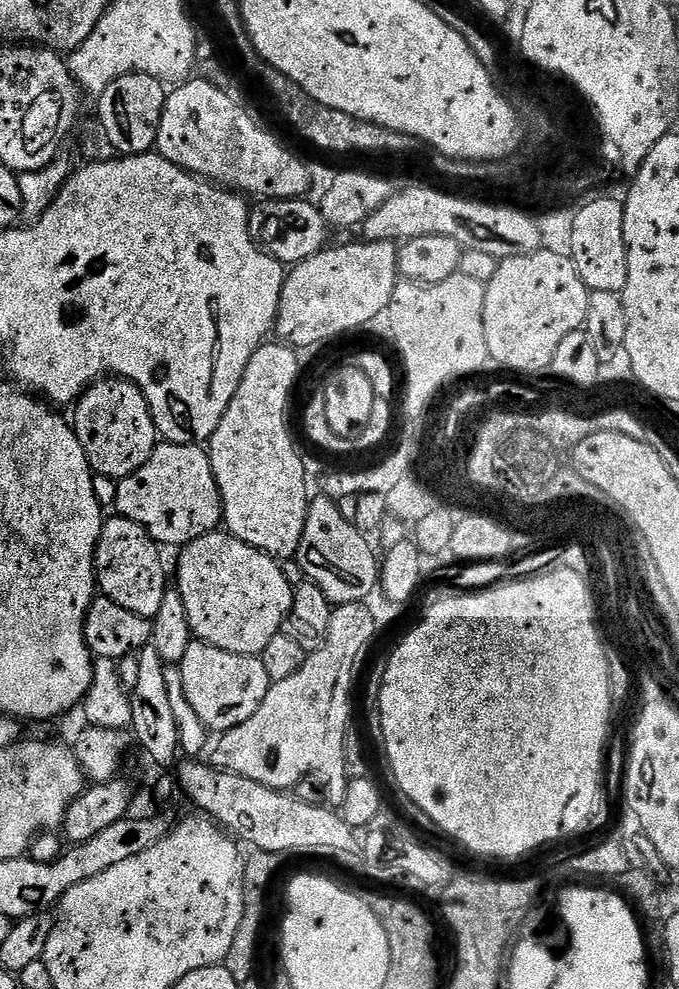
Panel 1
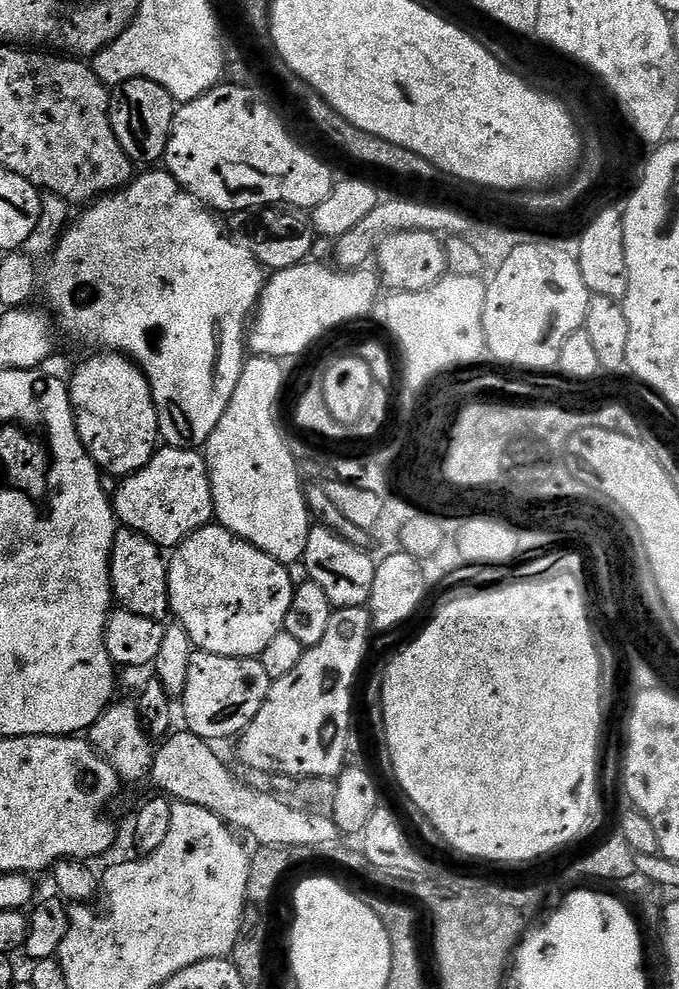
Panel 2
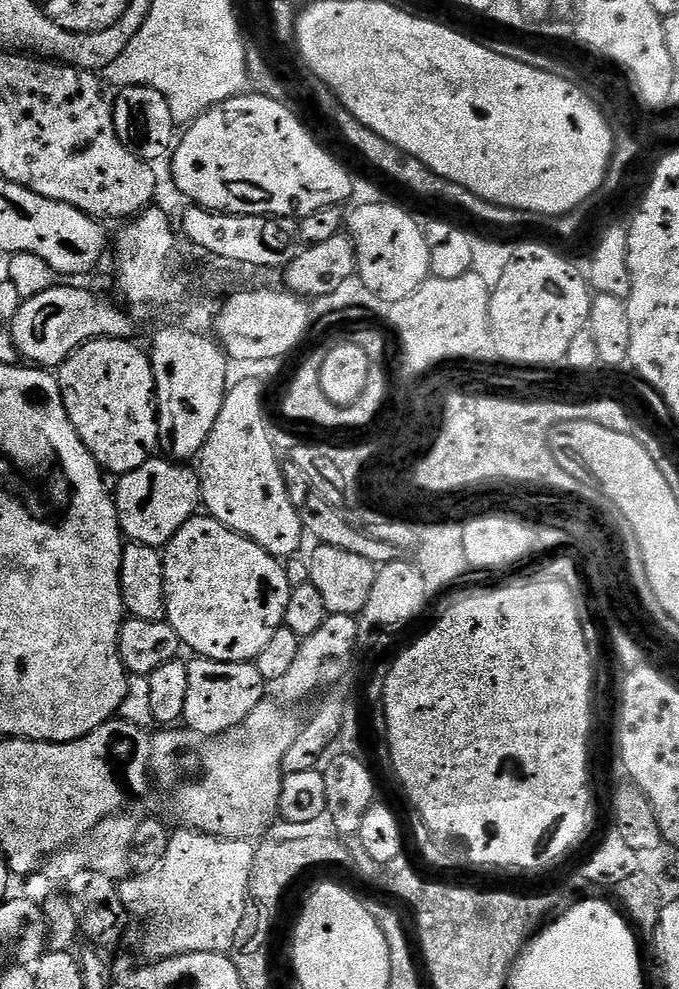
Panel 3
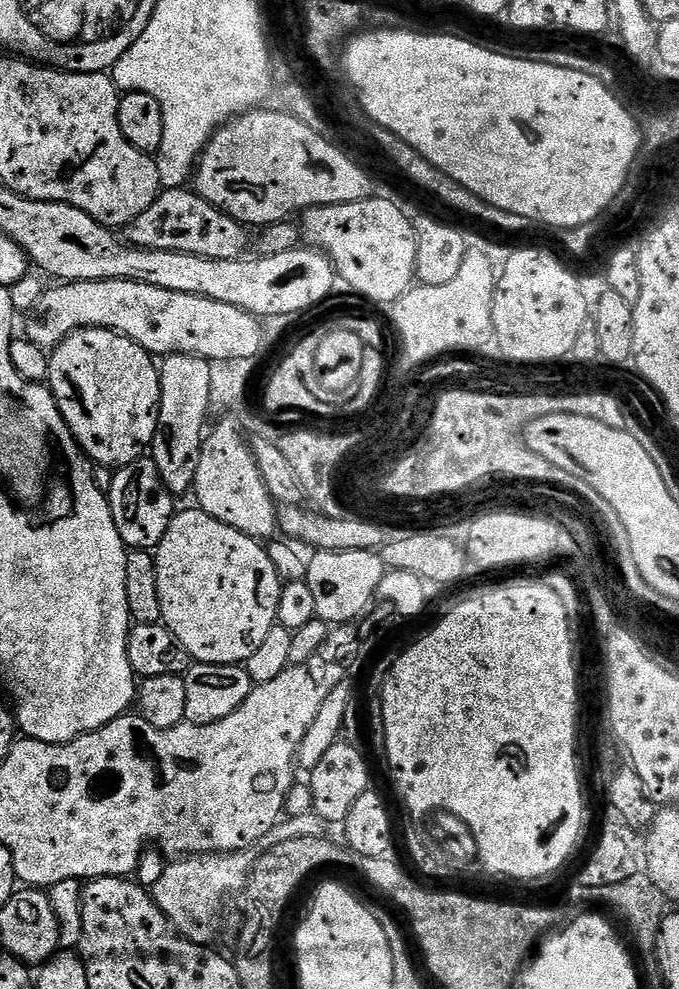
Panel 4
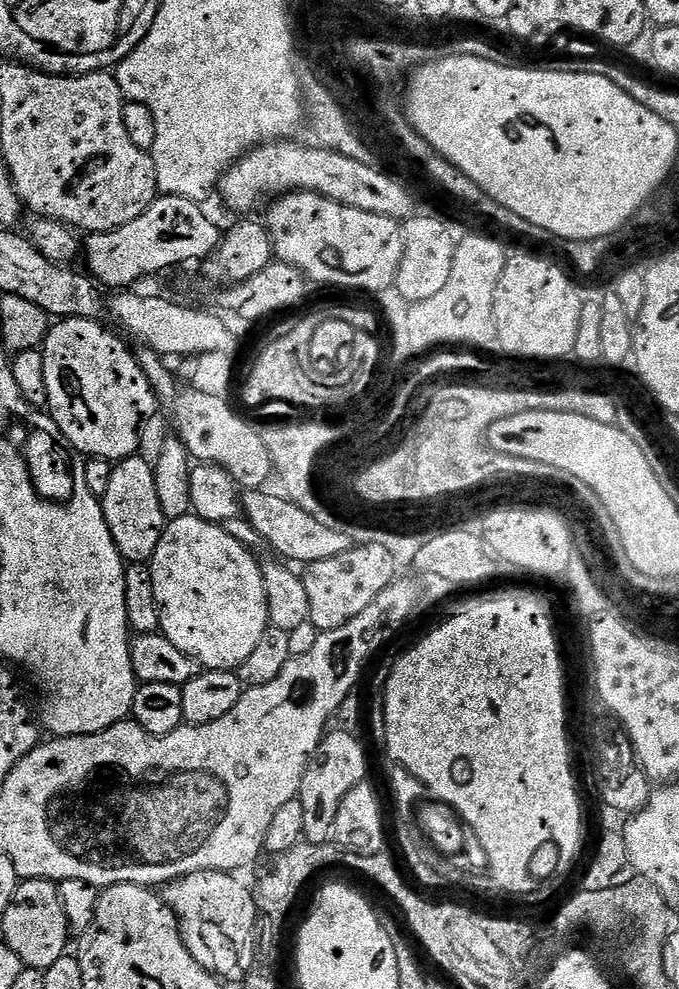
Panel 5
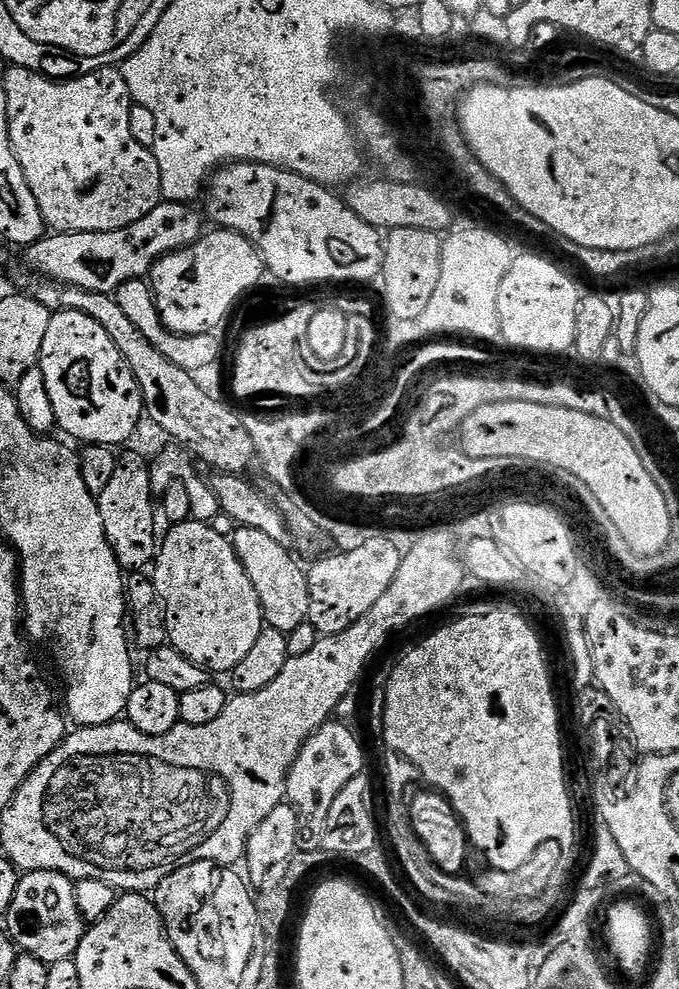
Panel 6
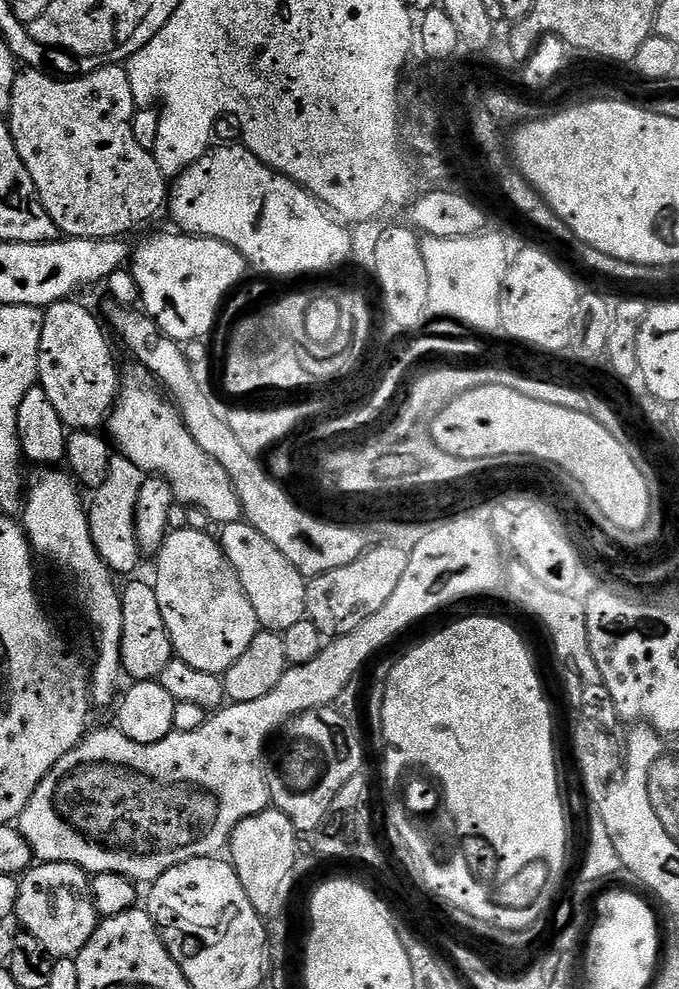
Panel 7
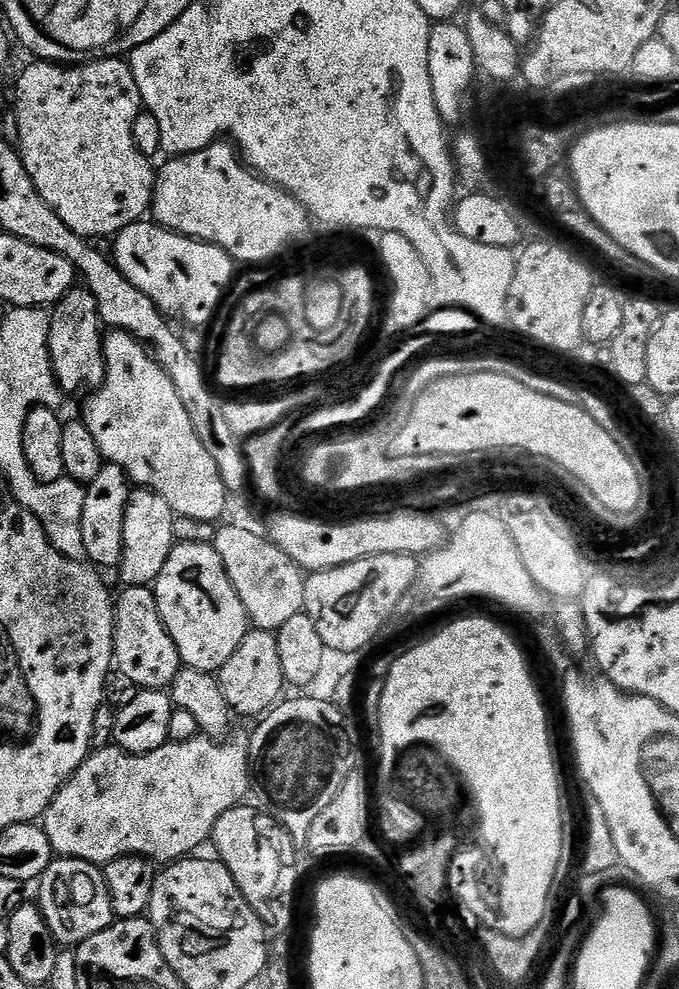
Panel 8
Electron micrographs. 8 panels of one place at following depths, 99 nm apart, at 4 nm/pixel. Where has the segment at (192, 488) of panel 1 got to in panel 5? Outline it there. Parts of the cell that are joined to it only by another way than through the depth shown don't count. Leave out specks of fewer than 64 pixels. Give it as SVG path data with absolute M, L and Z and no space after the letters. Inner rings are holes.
M137 454L121 460L110 474L110 486L102 498L106 526L125 561L143 564L151 561L154 550L164 533L166 509L160 501L156 485L156 469Z

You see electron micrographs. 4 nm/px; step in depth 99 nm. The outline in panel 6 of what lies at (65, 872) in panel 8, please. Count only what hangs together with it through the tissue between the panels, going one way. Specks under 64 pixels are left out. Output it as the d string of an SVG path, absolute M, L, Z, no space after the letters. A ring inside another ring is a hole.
M25 872L21 875L18 890L14 890L14 902L10 902L6 917L6 931L21 953L38 958L46 965L75 957L86 931L84 915L78 910L78 900L74 898L75 889L72 877L61 872Z

